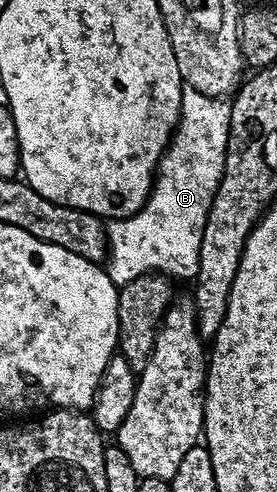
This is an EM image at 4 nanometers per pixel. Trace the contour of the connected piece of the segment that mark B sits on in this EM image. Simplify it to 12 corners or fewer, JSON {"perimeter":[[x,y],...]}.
{"perimeter":[[184,87],[147,203],[106,225],[115,285],[194,281],[231,106]]}

